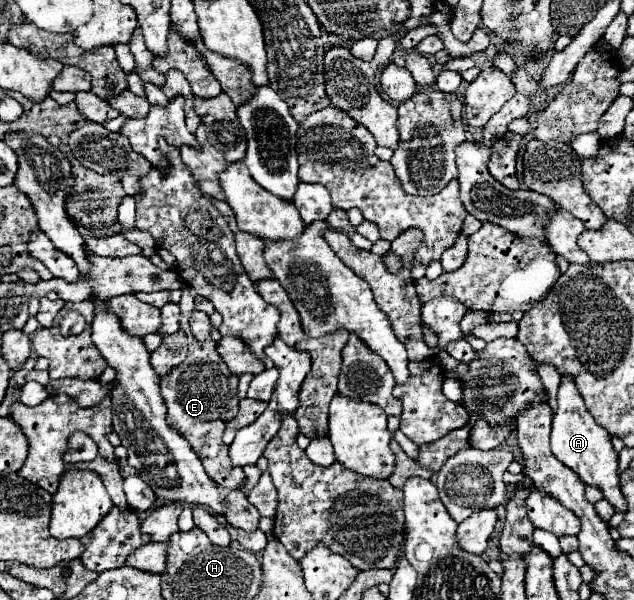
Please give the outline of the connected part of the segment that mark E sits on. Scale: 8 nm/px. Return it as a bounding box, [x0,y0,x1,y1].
[160,340,244,488]

